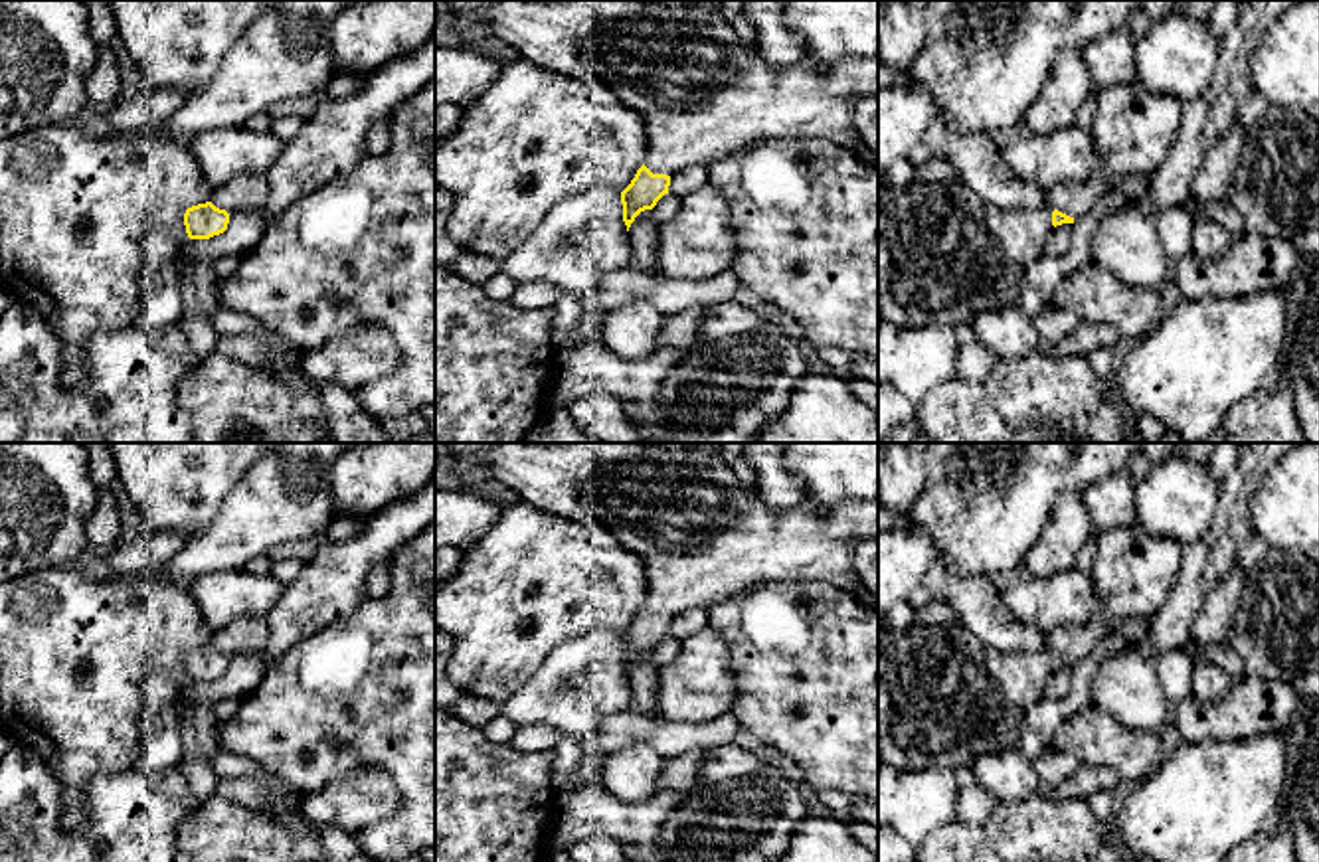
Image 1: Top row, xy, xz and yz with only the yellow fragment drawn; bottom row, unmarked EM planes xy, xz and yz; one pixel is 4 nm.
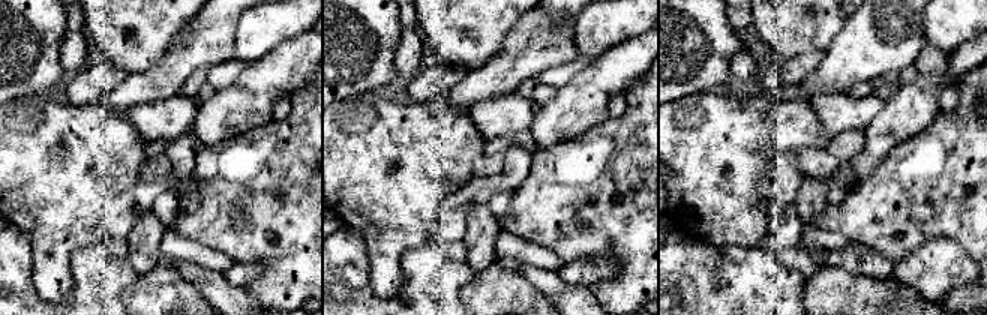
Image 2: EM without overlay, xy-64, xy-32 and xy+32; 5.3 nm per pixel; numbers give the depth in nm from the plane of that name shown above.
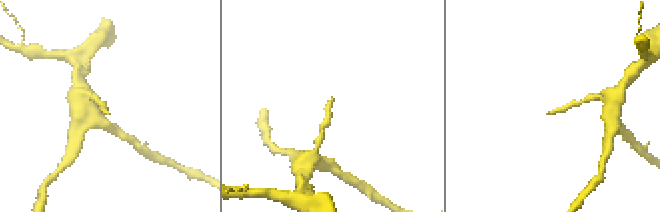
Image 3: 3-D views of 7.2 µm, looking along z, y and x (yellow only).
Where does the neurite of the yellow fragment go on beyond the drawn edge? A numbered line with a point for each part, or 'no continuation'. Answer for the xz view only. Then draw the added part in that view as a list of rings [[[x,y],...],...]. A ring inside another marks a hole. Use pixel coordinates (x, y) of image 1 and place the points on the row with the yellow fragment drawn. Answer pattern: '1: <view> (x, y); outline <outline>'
1: xz (683, 70); outline [[[500,0],[490,12],[490,36],[540,67],[607,85],[643,117],[643,164],[653,174],[712,166],[759,138],[825,138],[856,152],[852,101],[878,97],[878,57],[833,67],[805,59],[777,69],[742,47],[712,0],[672,8],[645,0]]]

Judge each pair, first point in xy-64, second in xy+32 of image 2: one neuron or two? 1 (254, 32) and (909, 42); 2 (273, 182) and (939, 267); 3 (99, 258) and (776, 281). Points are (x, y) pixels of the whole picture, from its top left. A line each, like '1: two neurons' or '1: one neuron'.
1: two neurons
2: two neurons
3: one neuron

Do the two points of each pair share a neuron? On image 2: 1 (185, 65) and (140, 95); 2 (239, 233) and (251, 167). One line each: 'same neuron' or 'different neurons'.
1: same neuron
2: same neuron

